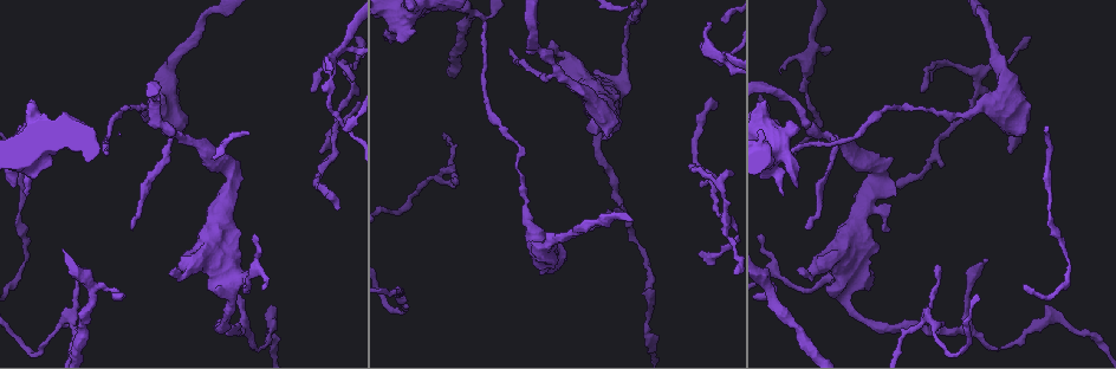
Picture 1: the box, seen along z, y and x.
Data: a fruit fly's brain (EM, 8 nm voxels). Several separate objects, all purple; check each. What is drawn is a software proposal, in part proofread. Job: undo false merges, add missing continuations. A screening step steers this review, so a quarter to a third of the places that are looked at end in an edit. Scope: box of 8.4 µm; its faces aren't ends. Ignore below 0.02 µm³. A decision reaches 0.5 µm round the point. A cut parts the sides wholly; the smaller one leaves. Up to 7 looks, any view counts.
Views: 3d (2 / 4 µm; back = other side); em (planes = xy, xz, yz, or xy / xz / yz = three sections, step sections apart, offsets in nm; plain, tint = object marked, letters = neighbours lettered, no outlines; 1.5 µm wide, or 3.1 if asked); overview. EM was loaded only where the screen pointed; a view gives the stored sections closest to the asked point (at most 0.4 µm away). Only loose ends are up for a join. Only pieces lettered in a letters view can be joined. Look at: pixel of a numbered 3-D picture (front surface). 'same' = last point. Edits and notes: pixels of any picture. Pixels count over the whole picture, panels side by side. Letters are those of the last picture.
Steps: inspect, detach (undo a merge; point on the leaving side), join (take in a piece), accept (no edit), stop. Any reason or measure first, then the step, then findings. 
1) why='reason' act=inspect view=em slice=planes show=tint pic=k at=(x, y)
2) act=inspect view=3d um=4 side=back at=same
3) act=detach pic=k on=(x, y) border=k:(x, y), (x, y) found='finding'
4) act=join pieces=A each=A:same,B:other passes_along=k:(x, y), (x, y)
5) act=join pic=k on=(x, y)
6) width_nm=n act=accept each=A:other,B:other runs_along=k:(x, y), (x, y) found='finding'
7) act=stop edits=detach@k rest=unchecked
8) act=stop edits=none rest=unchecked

why='stops while still wide' act=inspect view=3d um=4 pic=1 at=(787, 123)

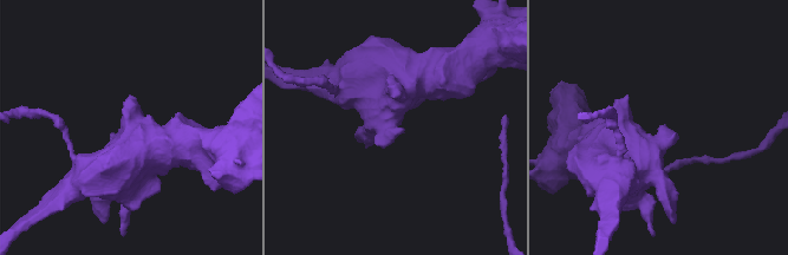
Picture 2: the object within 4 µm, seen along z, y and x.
act=inspect view=em slice=planes show=letters pic=2 at=(402, 128)

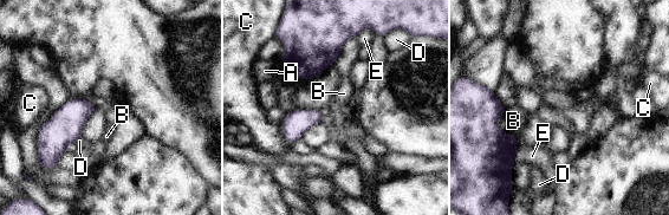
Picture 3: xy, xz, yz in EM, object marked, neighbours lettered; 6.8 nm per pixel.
act=accept each=A:other,B:other,C:other,D:other,E:other border=3:(507, 106), (499, 126), (518, 139) found='no lettered piece goes on from it'

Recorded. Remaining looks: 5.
why='a fork' act=inspect view=em slice=planes show=plain pic=1 at=(559, 76)

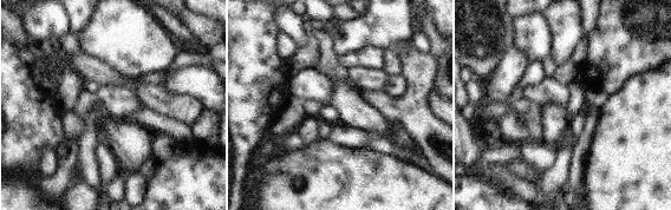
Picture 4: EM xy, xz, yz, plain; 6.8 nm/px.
why='see the neighbours' act=inspect view=em slice=planes show=letters at=same

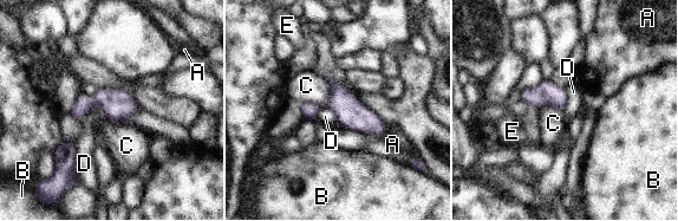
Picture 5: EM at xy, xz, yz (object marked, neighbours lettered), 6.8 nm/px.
act=accept each=A:other,B:other,C:other,D:other,E:other border=5:(73, 142), (73, 170), (77, 180) found='continuous, no second neuron'

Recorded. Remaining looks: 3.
why='stops while still wide' act=inspect view=em slice=planes show=tint pic=1 at=(798, 268)

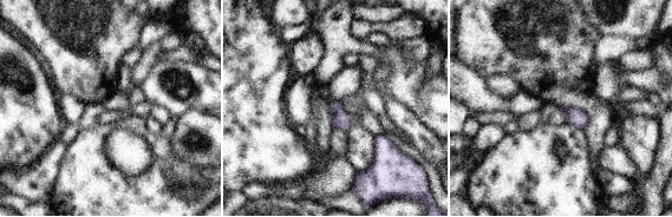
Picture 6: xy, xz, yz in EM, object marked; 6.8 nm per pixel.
act=inspect view=em slice=planes show=letters at=same

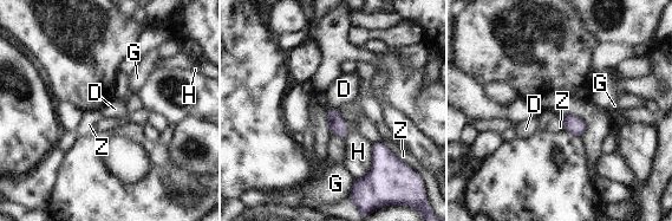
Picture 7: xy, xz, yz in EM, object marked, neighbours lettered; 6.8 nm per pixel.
act=accept each=D:other,G:other,H:other,Z:other border=7:(328, 105), (338, 109) found='none of them fits'

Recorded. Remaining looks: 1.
act=stop edits=none rest=unchecked

